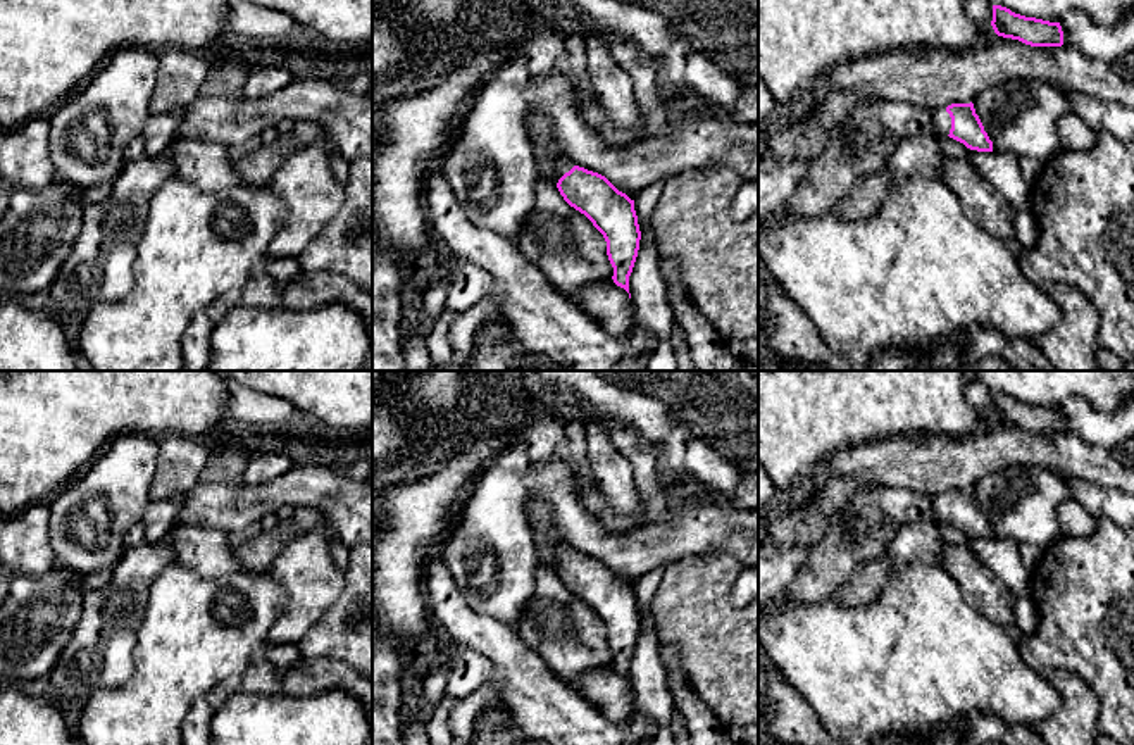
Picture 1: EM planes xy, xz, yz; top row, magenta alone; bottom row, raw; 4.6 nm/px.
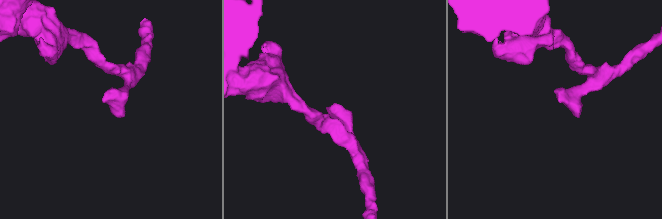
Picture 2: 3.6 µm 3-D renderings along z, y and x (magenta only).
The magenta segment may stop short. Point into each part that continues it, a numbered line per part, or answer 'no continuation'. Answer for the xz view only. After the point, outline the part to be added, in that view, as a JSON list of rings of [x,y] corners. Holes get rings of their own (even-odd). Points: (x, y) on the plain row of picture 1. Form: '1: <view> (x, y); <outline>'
1: xz (564, 552); [[[557,543],[557,560],[562,564],[565,559],[569,559],[574,554],[572,548],[569,548],[565,543]]]

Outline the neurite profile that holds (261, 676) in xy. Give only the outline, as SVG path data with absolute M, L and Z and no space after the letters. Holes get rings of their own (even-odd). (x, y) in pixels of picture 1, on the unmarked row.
M264 655L253 659L248 667L224 683L231 693L279 695L281 674Z

